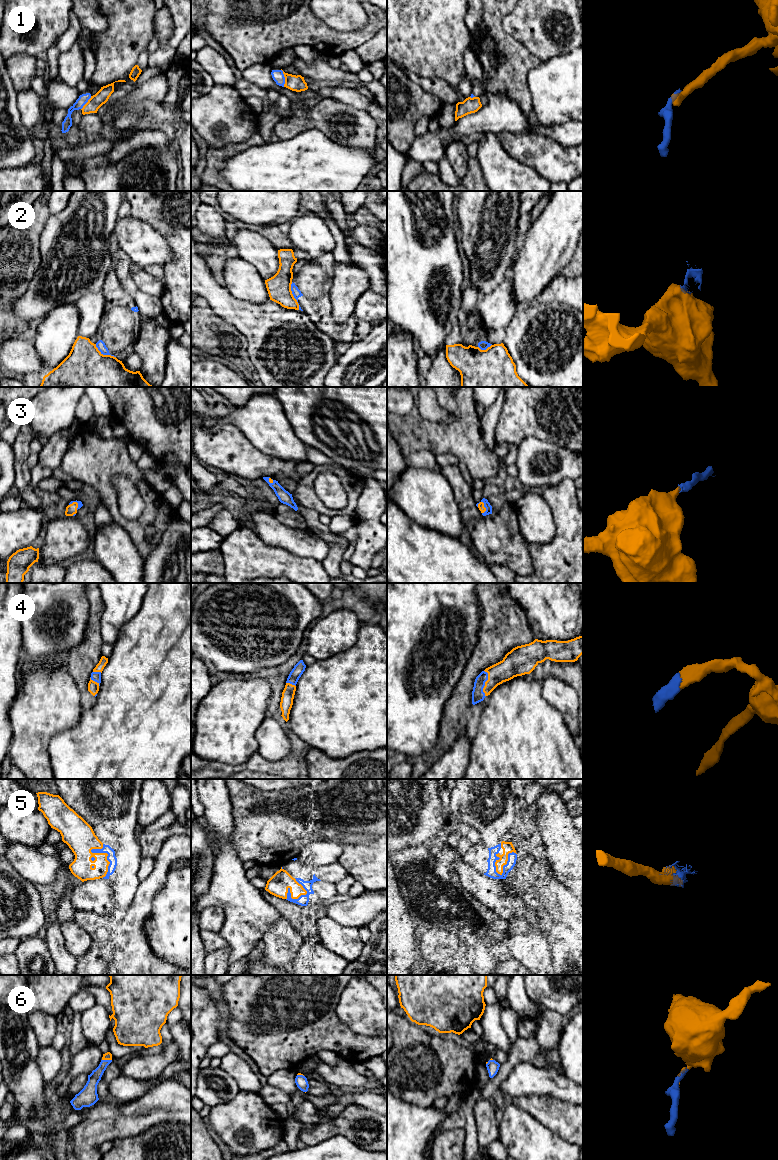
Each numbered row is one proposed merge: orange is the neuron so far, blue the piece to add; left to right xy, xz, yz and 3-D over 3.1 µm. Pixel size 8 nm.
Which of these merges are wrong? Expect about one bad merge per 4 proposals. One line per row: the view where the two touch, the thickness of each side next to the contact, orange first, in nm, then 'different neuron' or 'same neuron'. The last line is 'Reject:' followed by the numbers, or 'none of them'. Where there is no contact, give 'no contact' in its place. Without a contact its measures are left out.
1: contact in xz; calibres 130 and 90 nm; different neuron
2: contact in xz; calibres 190 and 70 nm; different neuron
3: contact in yz; calibres 50 and 50 nm; same neuron
4: contact in yz; calibres 180 and 100 nm; same neuron
5: contact in yz; calibres 90 and 80 nm; same neuron
6: contact in xy; calibres 60 and 100 nm; same neuron
Reject: 1, 2

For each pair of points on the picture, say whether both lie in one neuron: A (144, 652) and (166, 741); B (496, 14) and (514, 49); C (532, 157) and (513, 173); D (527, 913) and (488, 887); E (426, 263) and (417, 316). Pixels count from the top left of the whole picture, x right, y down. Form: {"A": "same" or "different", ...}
{"A": "same", "B": "same", "C": "different", "D": "same", "E": "same"}

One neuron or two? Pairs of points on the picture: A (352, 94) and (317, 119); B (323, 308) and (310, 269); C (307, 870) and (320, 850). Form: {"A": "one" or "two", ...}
{"A": "two", "B": "one", "C": "two"}

